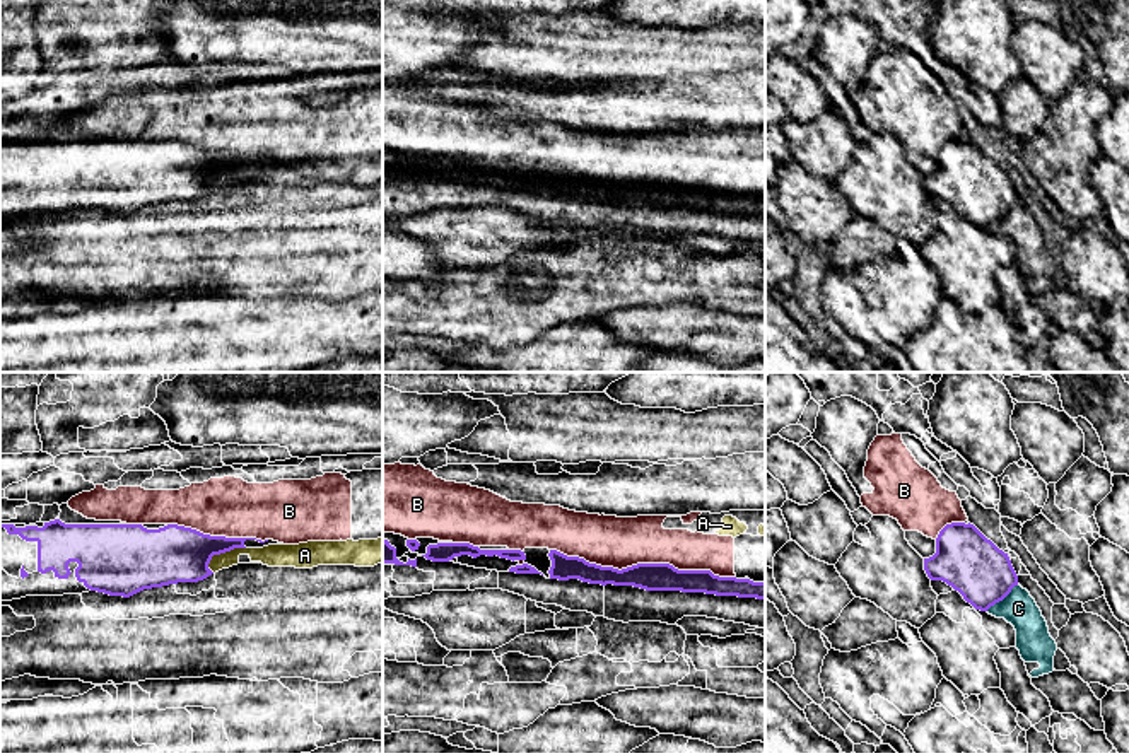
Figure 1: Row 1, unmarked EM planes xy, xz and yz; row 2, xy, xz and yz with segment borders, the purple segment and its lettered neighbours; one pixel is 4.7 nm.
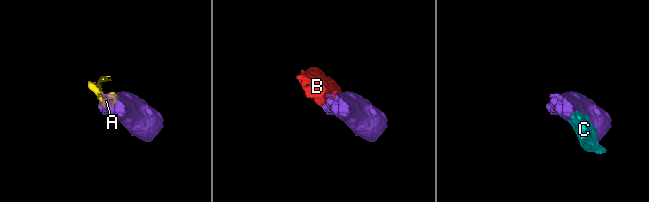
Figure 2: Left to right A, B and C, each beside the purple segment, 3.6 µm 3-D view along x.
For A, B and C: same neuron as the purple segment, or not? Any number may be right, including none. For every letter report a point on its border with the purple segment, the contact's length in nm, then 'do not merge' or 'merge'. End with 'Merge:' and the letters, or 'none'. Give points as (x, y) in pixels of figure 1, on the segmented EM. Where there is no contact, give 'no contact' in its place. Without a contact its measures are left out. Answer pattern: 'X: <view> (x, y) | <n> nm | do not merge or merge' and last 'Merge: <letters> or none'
A: xy (222, 552) | 200 nm | do not merge
B: xz (643, 564) | 900 nm | do not merge
C: yz (1001, 600) | 200 nm | do not merge
Merge: none

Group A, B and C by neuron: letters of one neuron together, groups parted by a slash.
A B / C

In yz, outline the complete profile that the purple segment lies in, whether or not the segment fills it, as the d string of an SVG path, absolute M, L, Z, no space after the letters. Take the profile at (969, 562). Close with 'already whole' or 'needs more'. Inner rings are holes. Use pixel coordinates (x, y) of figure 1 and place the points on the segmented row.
M970 522L946 524L936 540L905 531L905 540L924 558L927 577L951 586L975 610L987 611L1018 586L1008 553Z; needs more

